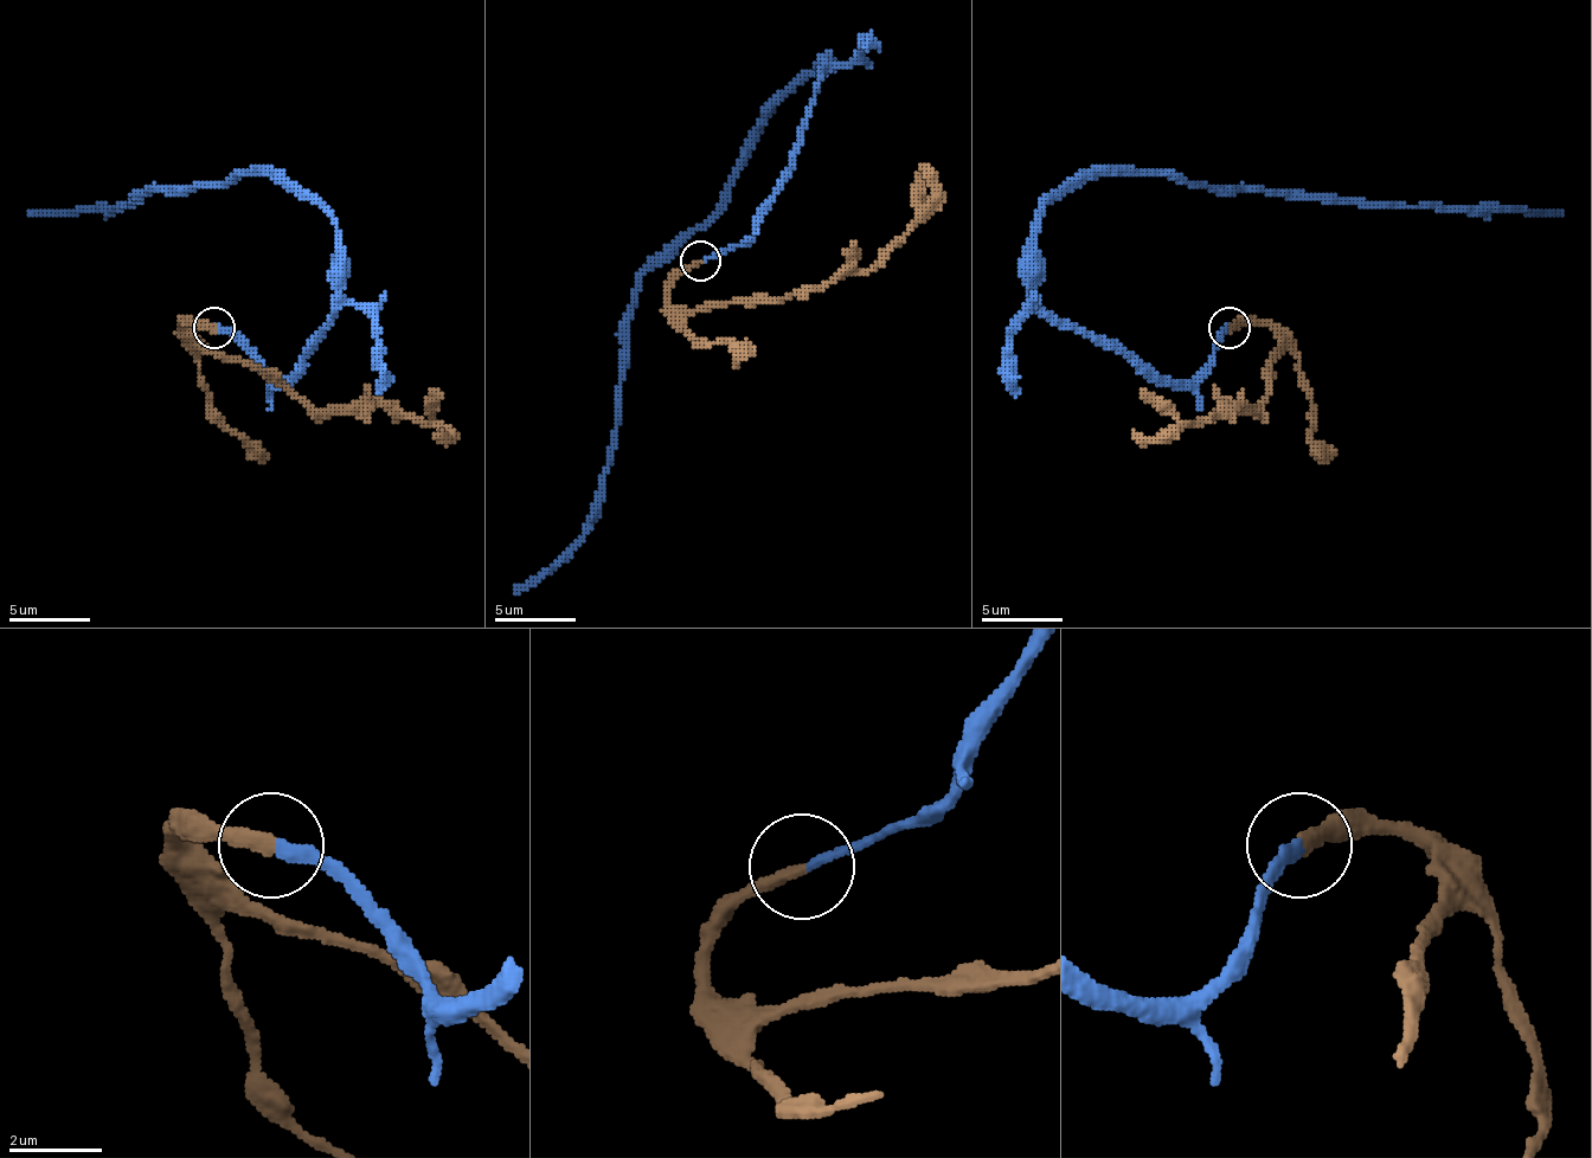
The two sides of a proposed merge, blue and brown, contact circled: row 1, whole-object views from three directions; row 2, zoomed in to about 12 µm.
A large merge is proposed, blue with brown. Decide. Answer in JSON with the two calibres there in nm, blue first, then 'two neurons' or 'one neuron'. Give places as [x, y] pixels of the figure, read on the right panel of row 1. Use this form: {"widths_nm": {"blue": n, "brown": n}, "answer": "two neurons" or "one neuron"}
{"widths_nm": {"blue": 240, "brown": 320}, "answer": "one neuron"}

